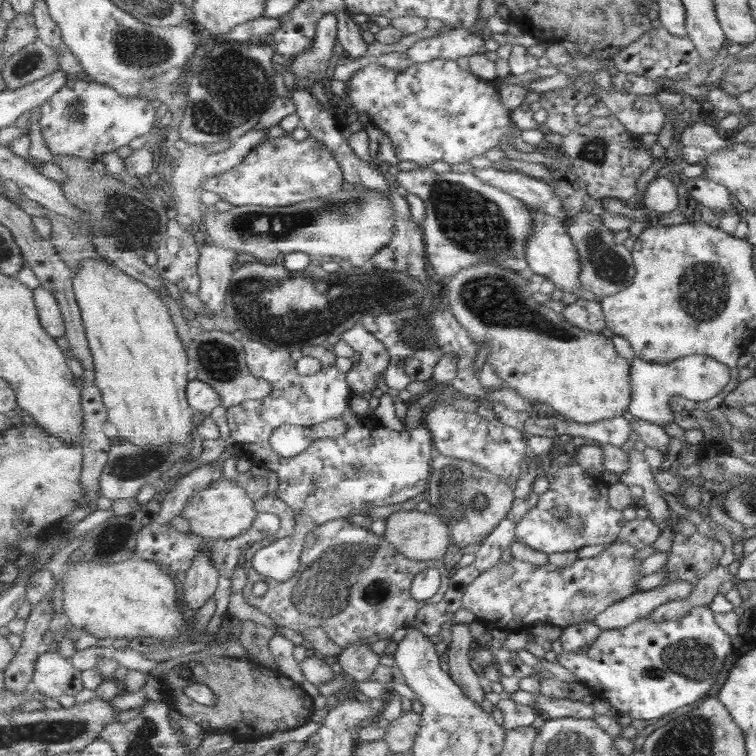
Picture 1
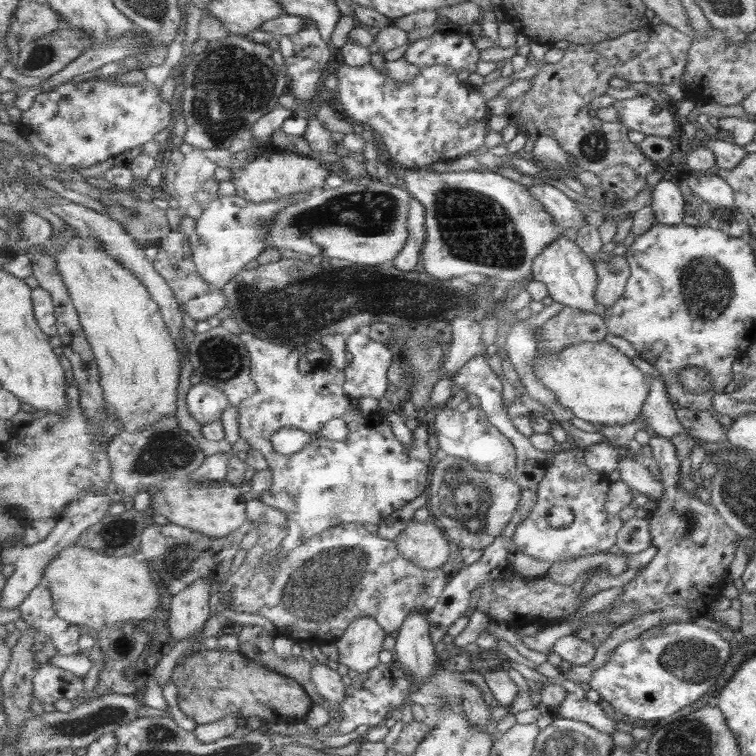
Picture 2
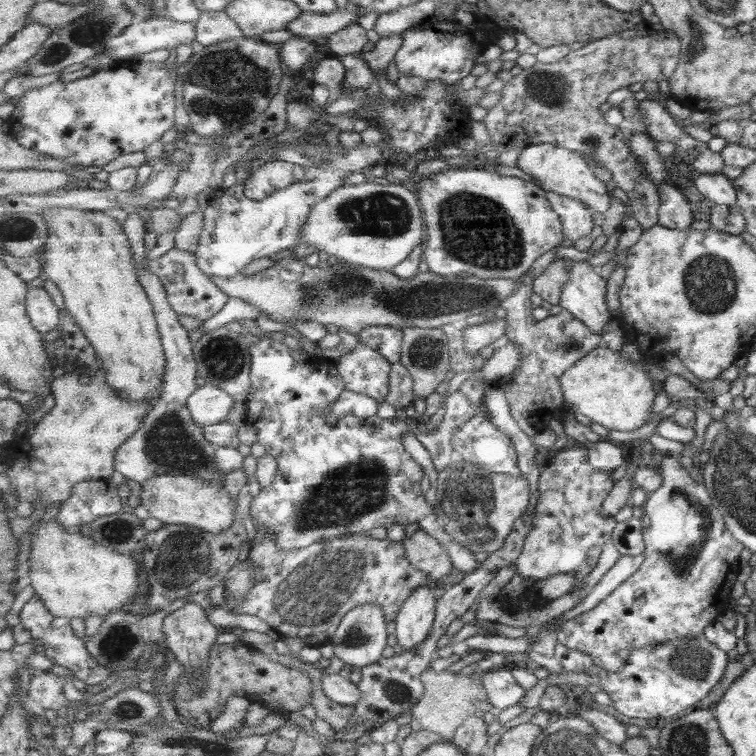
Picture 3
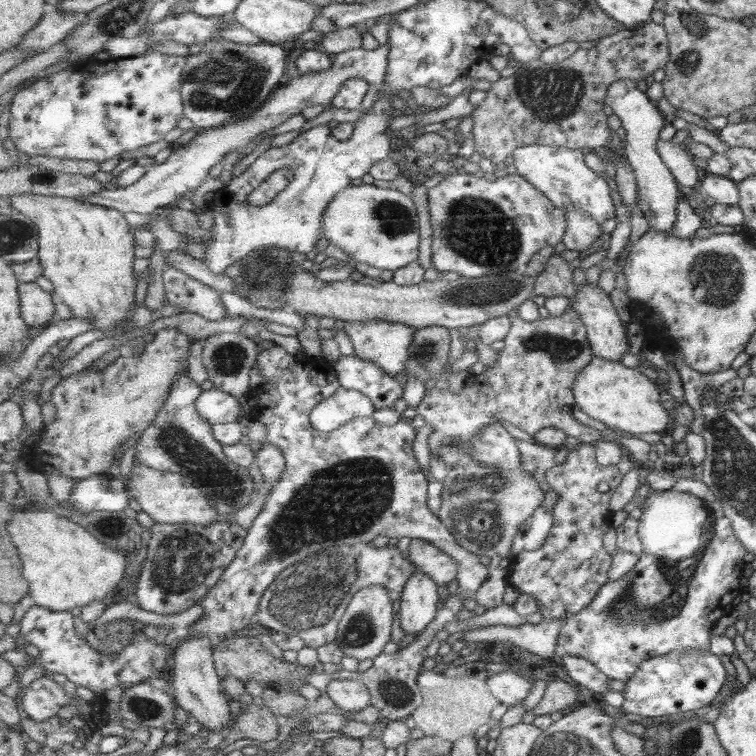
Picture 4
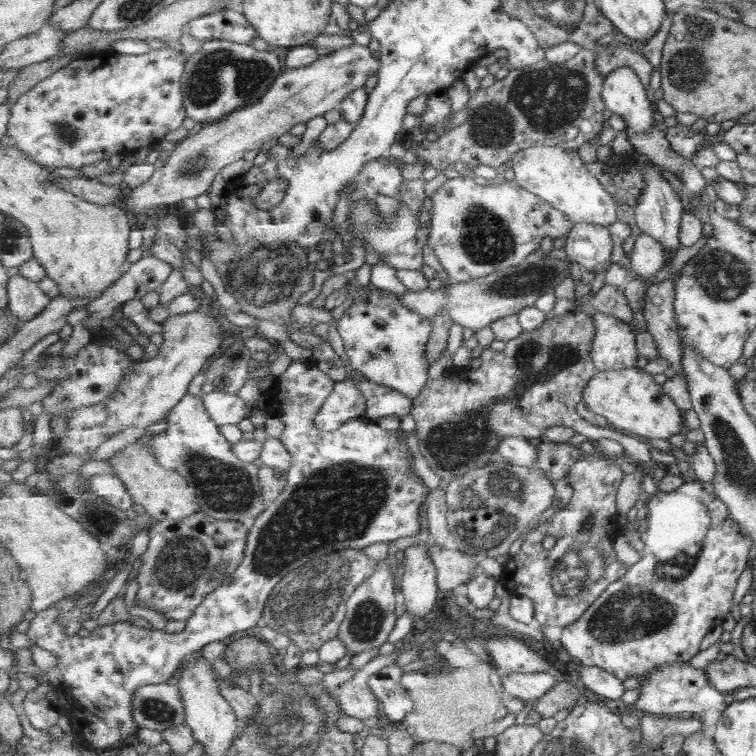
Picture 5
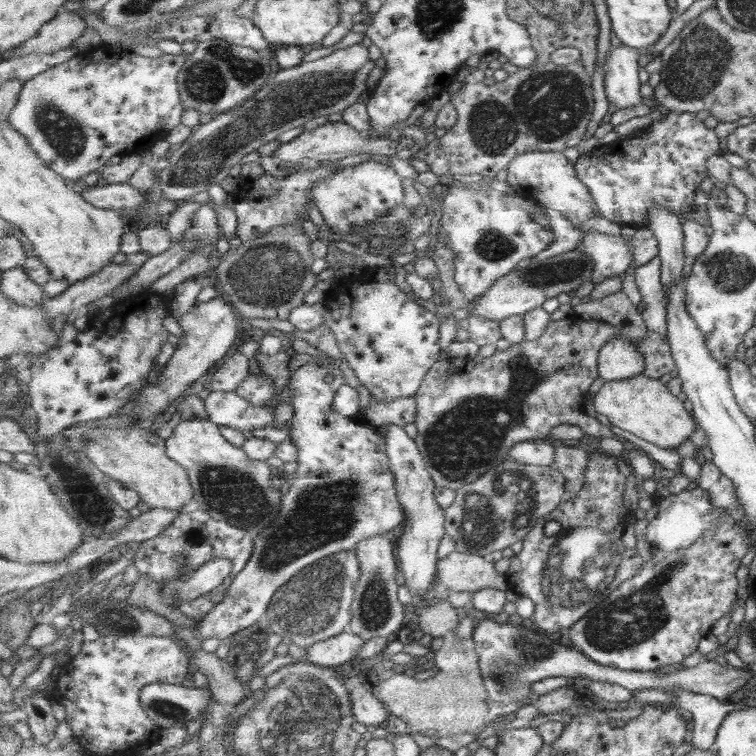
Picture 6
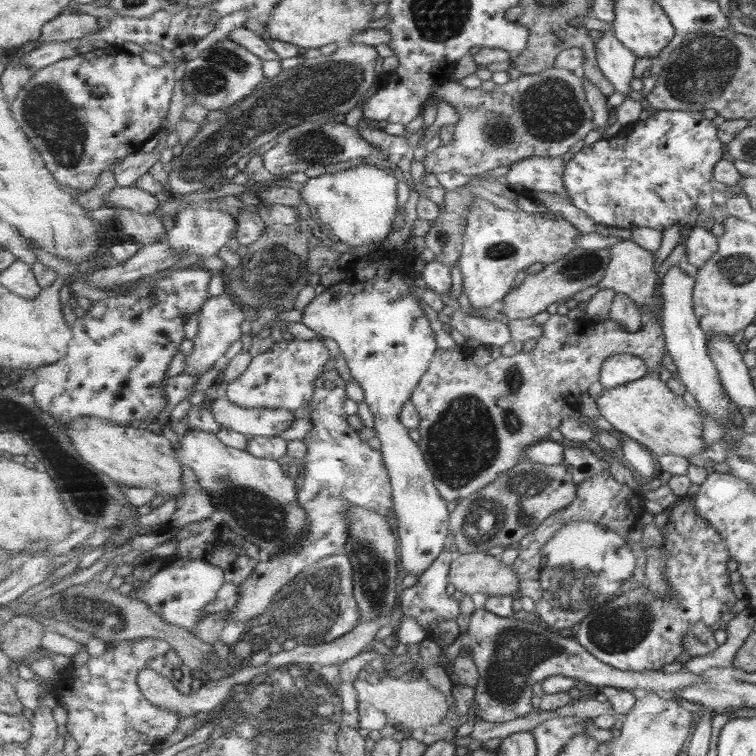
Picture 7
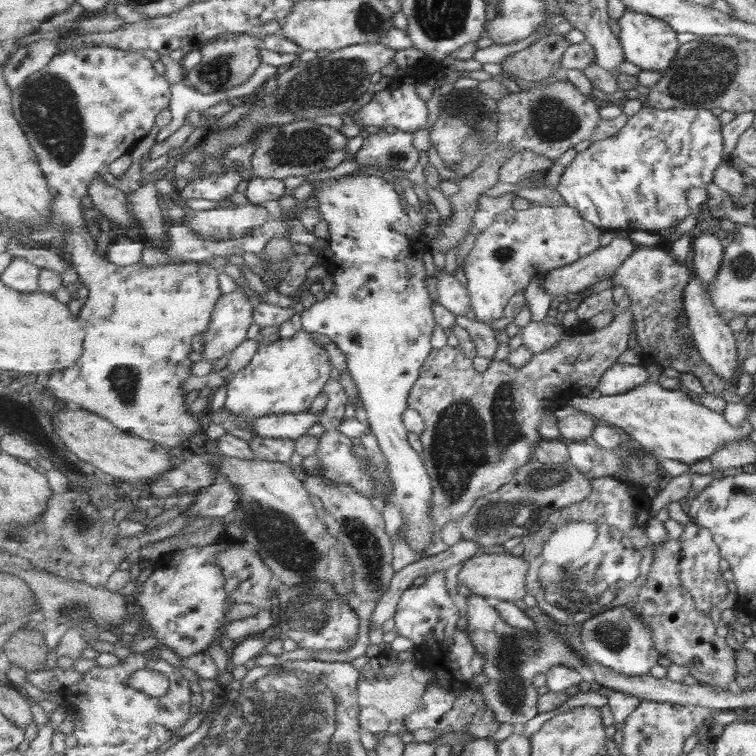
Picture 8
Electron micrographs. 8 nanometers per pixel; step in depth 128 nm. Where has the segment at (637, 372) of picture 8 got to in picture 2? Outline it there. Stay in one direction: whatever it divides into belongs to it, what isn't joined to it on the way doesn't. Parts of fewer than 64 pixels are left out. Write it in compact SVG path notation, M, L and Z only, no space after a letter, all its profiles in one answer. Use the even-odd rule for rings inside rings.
M561 235L553 242L553 245L544 246L544 251L534 260L532 277L535 281L547 284L553 301L559 302L565 307L581 309L583 312L595 312L598 303L595 291L599 284L599 275L594 262L579 245L567 240L565 236Z

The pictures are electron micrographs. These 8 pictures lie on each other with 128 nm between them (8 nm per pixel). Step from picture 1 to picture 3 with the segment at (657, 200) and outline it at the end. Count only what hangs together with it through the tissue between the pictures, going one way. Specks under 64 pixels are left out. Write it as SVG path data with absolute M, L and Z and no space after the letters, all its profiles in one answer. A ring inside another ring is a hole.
M663 184L658 188L661 198L659 225L664 228L690 229L693 222L691 210L686 202L685 193L675 186Z

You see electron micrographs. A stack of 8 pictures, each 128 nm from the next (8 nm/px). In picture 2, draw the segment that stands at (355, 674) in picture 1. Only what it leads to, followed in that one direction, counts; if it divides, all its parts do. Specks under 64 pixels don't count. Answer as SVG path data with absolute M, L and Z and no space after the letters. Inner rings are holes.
M358 616L336 643L340 653L338 663L348 667L351 674L368 674L381 665L379 654L383 652L386 636L376 618Z

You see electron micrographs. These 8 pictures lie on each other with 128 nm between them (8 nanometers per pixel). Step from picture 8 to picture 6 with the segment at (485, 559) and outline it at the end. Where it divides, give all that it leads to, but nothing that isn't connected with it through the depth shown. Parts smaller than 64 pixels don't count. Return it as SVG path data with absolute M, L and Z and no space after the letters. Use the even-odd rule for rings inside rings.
M452 552L439 561L438 577L443 589L457 592L477 592L483 588L510 589L505 574L495 570L493 561L487 562L482 553Z

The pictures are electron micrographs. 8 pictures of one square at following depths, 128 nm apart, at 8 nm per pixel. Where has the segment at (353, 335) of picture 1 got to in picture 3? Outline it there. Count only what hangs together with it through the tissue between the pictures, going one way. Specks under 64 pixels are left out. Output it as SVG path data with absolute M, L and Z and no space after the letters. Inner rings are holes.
M358 340L354 350L333 365L344 377L347 390L365 393L377 402L386 401L393 365L380 352Z

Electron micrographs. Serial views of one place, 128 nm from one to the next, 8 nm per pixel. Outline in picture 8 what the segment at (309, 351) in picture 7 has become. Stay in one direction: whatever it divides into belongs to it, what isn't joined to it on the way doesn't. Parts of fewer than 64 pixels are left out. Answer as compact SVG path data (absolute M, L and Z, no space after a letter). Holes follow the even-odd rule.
M303 328L292 337L261 344L251 362L229 380L225 407L238 418L305 412L323 394L331 363L328 349L316 344L312 333Z

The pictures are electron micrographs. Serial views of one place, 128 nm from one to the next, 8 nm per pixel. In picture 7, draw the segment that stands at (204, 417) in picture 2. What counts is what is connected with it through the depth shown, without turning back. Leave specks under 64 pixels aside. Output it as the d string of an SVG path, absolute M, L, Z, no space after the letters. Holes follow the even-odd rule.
M224 393L210 402L215 418L223 427L252 436L279 437L281 432L293 426L293 411L285 408L243 408L233 404Z

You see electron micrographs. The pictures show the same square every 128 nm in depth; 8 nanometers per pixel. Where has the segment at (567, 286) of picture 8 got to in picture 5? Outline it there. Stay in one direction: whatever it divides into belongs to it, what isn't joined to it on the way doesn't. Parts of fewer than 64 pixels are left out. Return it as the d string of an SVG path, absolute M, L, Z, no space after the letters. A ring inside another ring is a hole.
M568 258L542 260L536 266L509 267L505 270L493 272L489 276L483 276L469 282L451 283L451 287L441 284L433 292L431 288L423 291L409 291L405 295L395 295L405 308L411 312L417 312L421 316L431 319L441 312L451 315L454 323L461 327L469 328L476 333L481 328L491 326L492 322L505 318L506 316L517 315L521 310L535 306L540 294L553 292L555 286L561 282L563 277L571 276L571 261Z

